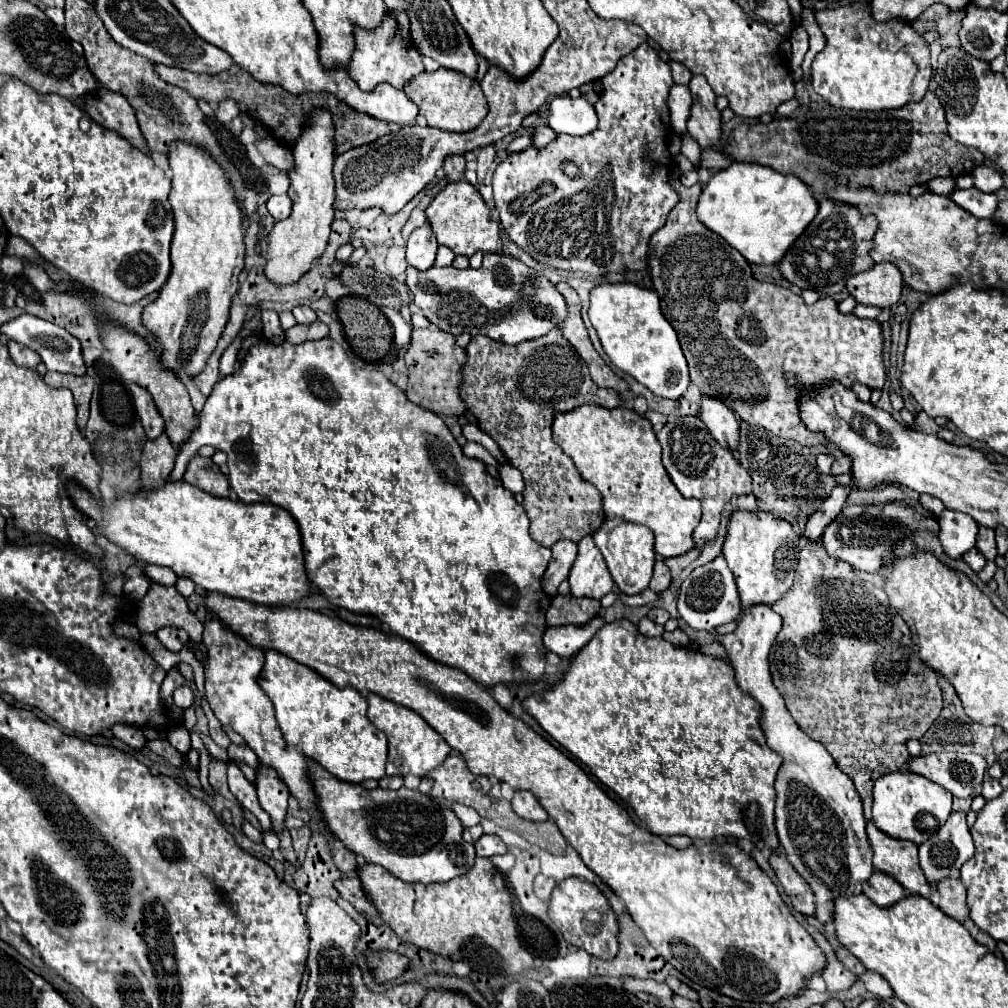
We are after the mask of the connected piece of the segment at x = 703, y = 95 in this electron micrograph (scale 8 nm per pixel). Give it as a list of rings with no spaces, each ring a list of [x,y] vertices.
[[[694,75],[688,87],[694,95],[688,119],[688,133],[702,151],[718,149],[722,139],[722,115],[716,107],[716,93],[702,75]]]

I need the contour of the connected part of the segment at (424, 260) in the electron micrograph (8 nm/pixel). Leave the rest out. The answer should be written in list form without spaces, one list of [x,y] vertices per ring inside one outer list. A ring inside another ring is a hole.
[[[422,225],[420,229],[412,231],[406,243],[406,261],[408,265],[416,267],[418,271],[428,271],[436,259],[438,241],[430,229],[430,225]]]

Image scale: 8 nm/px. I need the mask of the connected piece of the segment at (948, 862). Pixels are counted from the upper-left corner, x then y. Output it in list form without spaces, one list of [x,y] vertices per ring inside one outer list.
[[[952,813],[942,829],[920,845],[920,867],[930,885],[940,879],[958,877],[960,867],[974,855],[966,813]]]

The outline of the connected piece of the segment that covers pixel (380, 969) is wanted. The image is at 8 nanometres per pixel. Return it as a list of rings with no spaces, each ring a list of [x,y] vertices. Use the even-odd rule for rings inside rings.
[[[384,951],[384,953],[372,955],[370,965],[376,969],[378,983],[388,983],[390,979],[396,979],[404,971],[404,967],[408,965],[408,959],[396,955],[396,953]]]

